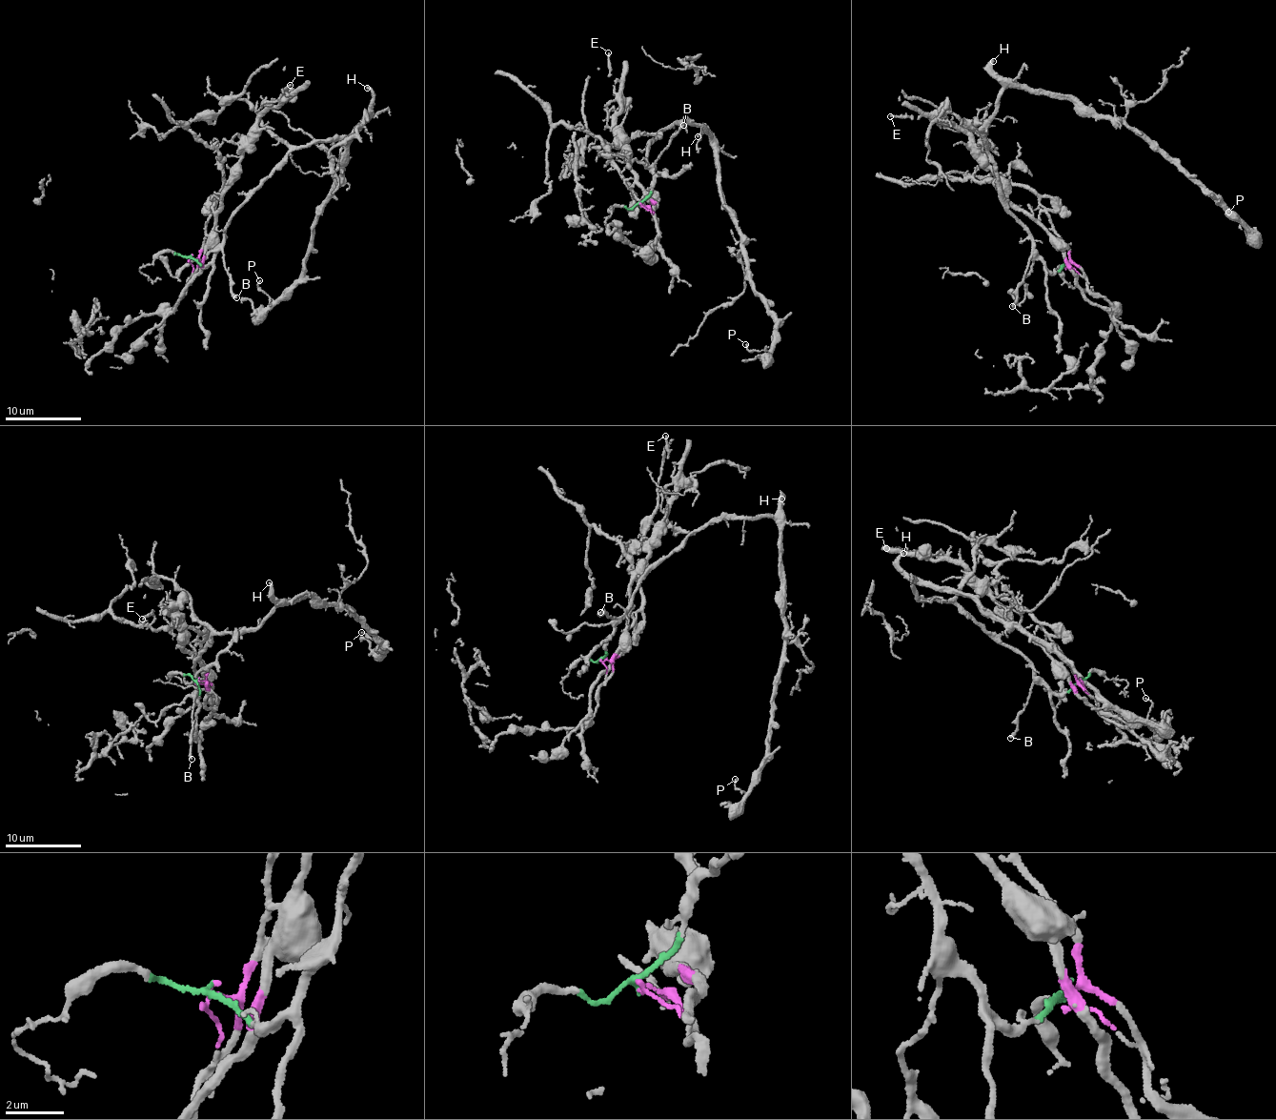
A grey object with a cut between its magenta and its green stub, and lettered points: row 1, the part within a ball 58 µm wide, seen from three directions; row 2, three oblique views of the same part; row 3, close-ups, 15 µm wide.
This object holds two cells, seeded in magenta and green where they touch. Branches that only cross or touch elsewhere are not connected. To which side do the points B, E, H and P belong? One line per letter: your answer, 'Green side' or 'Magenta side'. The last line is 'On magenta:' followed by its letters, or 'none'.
B: Green side
E: Magenta side
H: Green side
P: Green side
On magenta: E

